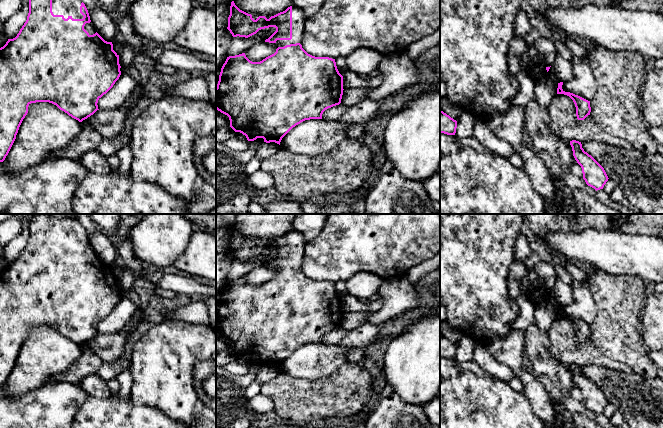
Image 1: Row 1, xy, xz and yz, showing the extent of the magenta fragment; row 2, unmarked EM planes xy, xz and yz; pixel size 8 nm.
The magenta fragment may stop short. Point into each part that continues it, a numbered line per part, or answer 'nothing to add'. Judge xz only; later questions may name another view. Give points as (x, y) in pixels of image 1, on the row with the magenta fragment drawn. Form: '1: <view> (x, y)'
1: xz (298, 17)

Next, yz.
nothing to add

